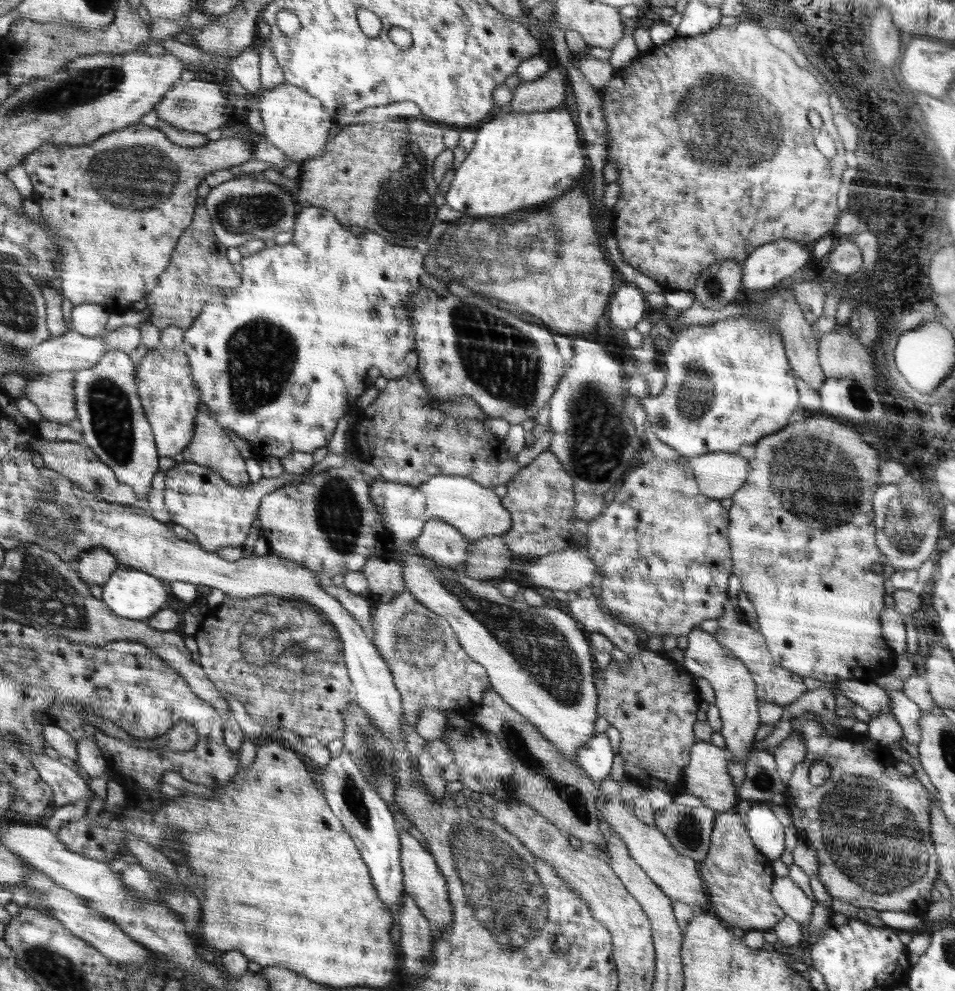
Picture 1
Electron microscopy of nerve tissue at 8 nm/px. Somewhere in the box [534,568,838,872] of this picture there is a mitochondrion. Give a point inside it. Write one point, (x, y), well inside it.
(688, 830)

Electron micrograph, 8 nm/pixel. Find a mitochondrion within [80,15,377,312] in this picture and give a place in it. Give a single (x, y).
(140, 177)

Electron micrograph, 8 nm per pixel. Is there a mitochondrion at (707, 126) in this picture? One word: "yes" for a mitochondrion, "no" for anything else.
yes

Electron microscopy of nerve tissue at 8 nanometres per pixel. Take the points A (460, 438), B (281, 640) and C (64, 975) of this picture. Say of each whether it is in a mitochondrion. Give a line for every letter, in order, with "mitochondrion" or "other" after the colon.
A: other
B: mitochondrion
C: mitochondrion

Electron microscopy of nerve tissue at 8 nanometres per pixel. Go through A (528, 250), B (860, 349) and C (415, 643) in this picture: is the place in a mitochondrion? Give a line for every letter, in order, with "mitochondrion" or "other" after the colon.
A: mitochondrion
B: other
C: mitochondrion

